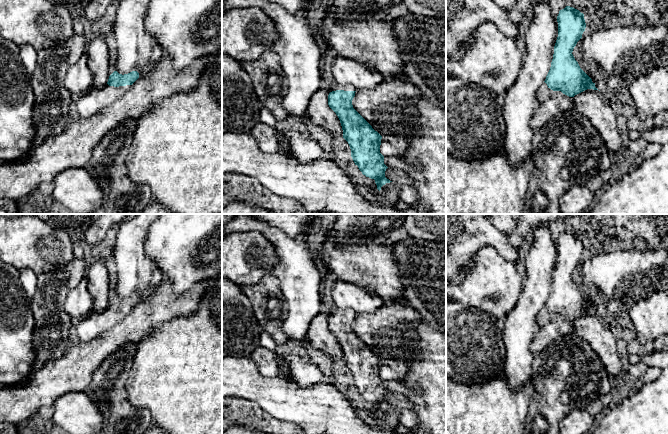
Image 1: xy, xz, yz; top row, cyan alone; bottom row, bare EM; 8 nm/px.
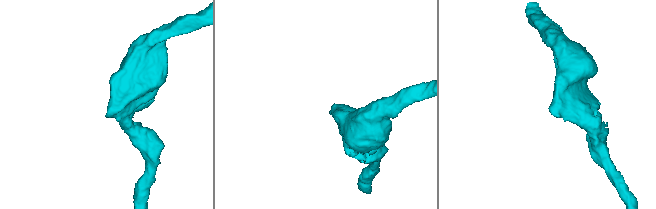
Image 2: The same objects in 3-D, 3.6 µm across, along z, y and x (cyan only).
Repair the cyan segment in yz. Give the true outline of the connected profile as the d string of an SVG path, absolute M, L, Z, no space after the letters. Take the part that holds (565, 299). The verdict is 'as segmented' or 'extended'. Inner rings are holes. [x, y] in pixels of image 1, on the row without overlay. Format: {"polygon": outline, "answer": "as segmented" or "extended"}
{"polygon": "M566 230L559 235L557 246L558 261L551 291L544 307L538 313L537 322L540 328L555 315L574 321L587 313L598 314L572 278L586 252L584 238Z", "answer": "extended"}

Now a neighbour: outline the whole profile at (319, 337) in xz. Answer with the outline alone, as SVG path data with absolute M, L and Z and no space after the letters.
M323 310L311 321L307 332L307 344L309 348L329 355L334 361L343 360L340 344L328 329L329 317L329 313Z

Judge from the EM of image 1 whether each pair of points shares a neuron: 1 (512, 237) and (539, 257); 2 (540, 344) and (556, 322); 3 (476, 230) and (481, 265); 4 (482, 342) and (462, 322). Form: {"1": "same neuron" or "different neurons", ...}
{"1": "different neurons", "2": "same neuron", "3": "different neurons", "4": "same neuron"}

